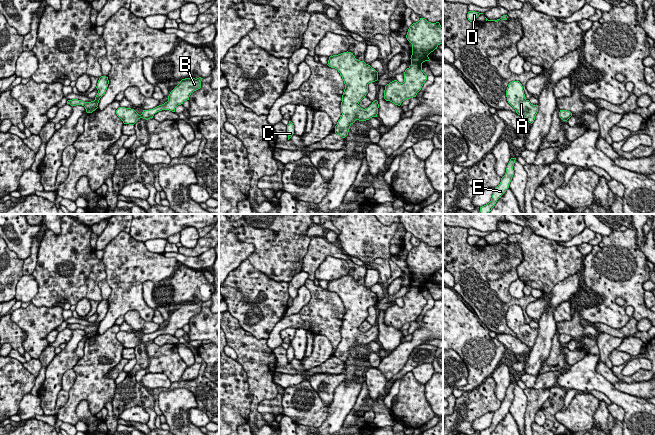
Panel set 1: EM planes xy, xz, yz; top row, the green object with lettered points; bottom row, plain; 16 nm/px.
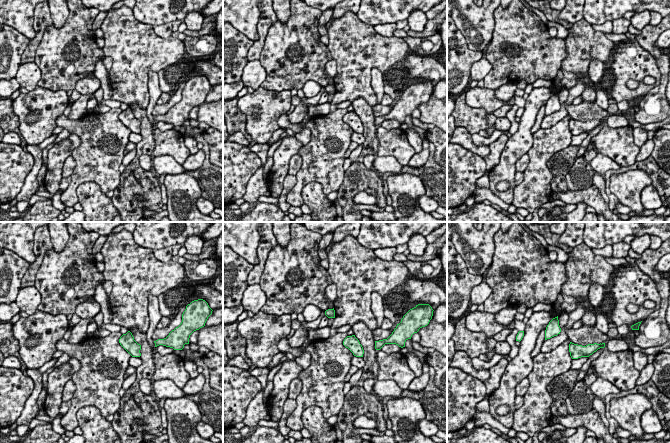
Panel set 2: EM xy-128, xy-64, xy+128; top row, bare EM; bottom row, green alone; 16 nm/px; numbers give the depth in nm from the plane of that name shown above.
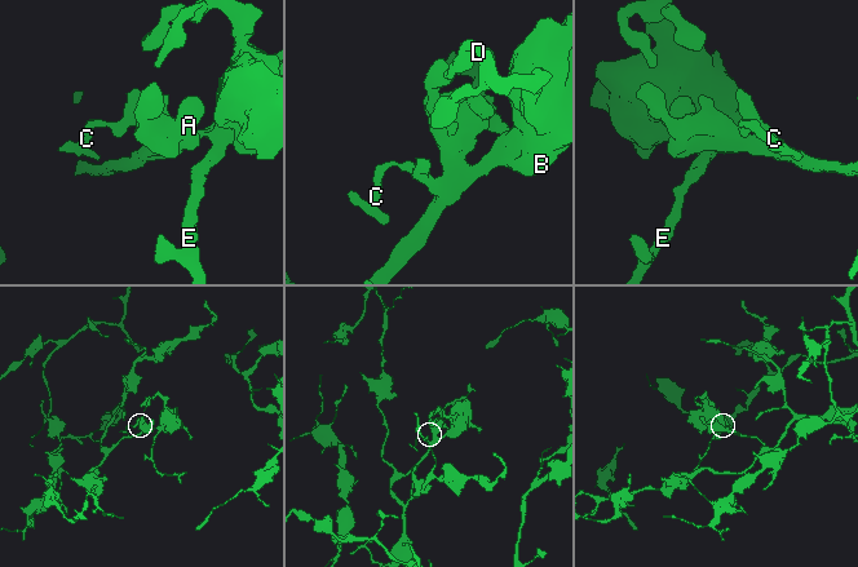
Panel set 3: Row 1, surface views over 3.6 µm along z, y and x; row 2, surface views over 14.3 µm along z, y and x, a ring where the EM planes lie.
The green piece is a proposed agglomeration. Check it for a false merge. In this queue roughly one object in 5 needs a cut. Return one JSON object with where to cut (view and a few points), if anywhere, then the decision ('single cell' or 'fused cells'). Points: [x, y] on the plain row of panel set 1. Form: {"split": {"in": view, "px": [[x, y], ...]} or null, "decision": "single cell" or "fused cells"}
{"split": null, "decision": "single cell"}

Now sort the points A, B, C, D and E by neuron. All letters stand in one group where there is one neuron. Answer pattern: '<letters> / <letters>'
A B C D E

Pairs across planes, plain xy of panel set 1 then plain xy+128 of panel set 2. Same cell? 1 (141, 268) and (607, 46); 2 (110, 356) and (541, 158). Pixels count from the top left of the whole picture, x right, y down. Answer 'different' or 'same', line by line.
1: same
2: same

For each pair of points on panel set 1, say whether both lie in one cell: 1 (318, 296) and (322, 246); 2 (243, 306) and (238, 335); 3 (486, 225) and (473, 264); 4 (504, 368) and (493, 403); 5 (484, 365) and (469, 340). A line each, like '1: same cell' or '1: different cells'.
1: different cells
2: different cells
3: different cells
4: different cells
5: same cell

